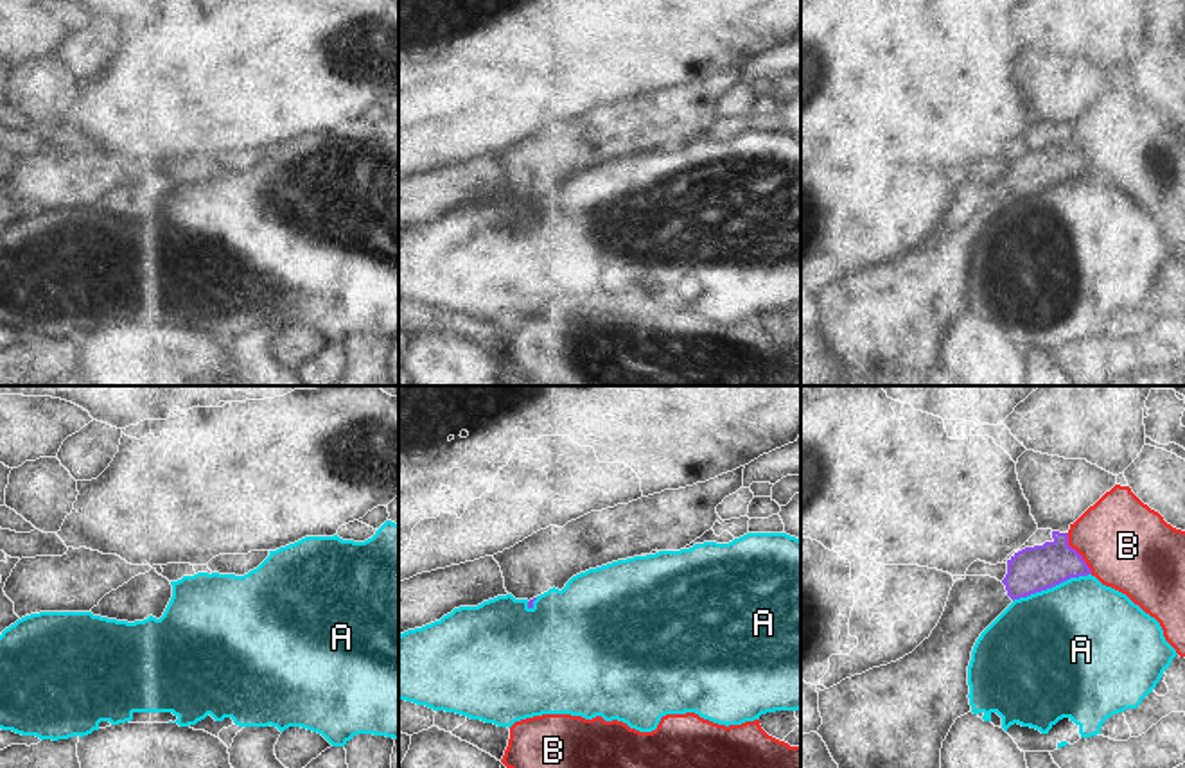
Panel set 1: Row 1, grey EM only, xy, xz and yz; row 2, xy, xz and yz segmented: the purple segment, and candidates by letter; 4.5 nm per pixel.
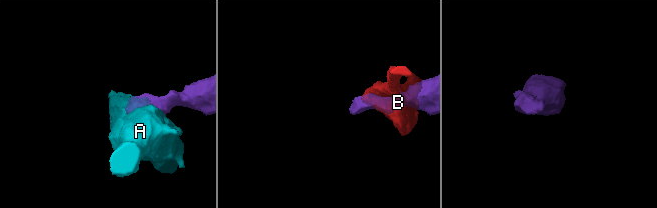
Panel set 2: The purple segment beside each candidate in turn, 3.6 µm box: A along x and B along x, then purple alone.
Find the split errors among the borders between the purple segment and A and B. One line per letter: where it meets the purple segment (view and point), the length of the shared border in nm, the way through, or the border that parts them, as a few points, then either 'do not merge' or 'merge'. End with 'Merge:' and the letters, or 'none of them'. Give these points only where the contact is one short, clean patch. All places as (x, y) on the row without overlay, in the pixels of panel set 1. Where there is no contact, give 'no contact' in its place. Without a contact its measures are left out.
A: contact yz (1051, 185); length 380 nm; do not merge
B: contact yz (1078, 151); length 220 nm; do not merge
Merge: none of them

